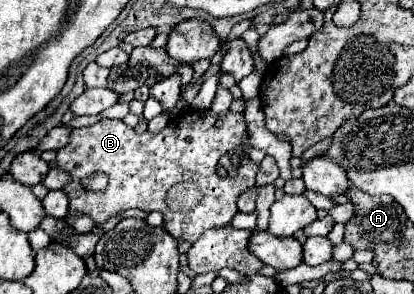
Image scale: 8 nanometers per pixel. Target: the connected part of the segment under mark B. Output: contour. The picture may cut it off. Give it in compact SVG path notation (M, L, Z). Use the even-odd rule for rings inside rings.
M187 110L181 112L181 120L171 120L161 132L143 132L137 134L133 128L125 126L121 120L103 120L89 128L73 128L71 130L71 142L57 150L57 166L67 170L71 174L71 184L67 184L63 190L69 196L69 208L79 210L83 214L89 214L97 224L103 220L109 220L111 216L119 214L127 208L139 208L139 210L159 210L163 214L163 228L173 234L177 240L187 240L193 244L197 238L203 236L205 230L229 224L231 218L237 214L237 198L255 186L255 176L259 170L259 164L255 164L247 152L243 138L247 136L247 122L243 118L243 112L231 112L227 110L221 114L221 128L215 128L217 114L211 110ZM229 150L241 152L241 172L237 170L235 176L221 176L217 172L217 164L221 156L225 156ZM93 174L105 174L109 178L109 184L101 192L85 190L81 184L81 178L93 176Z

